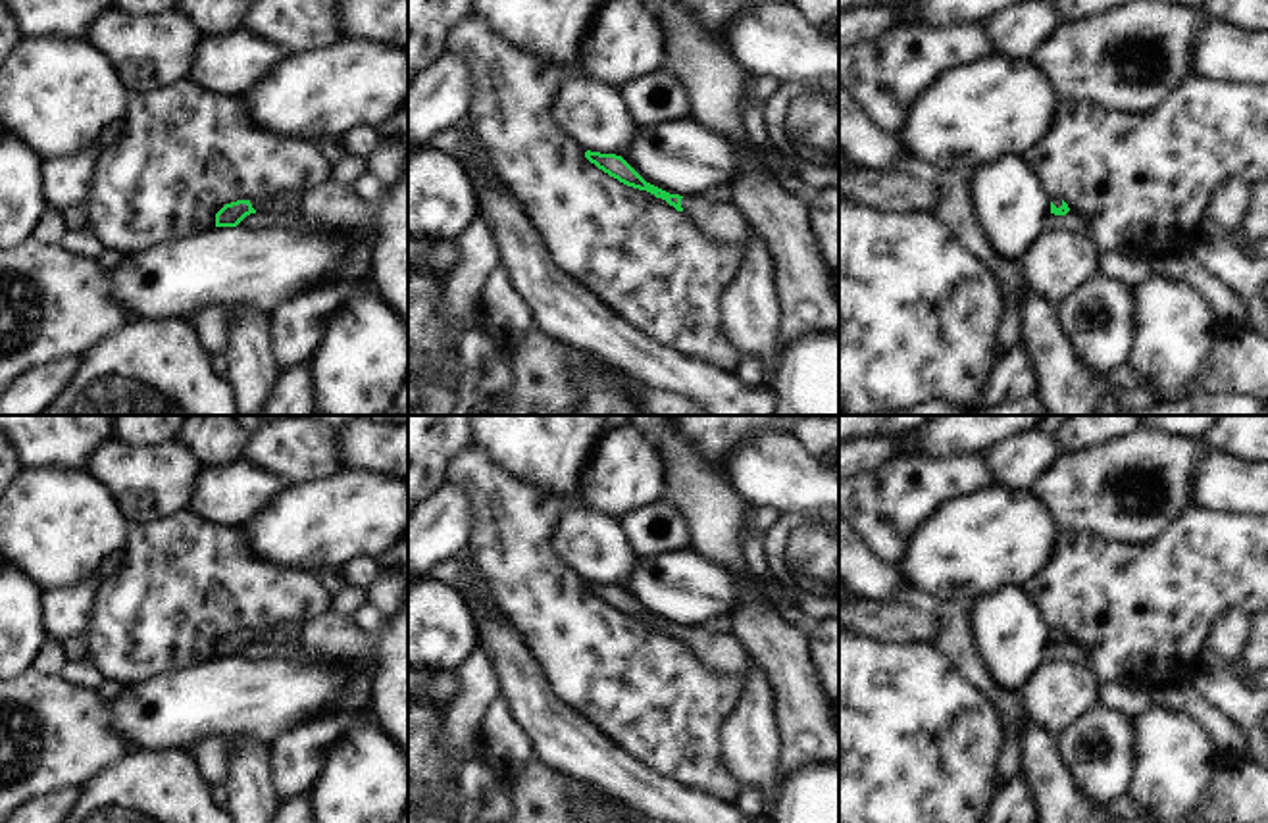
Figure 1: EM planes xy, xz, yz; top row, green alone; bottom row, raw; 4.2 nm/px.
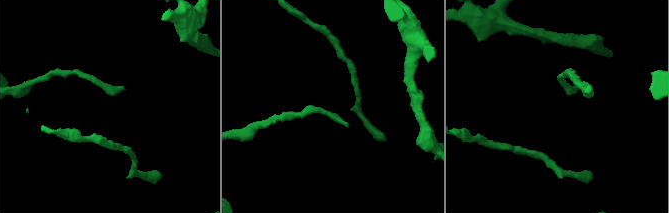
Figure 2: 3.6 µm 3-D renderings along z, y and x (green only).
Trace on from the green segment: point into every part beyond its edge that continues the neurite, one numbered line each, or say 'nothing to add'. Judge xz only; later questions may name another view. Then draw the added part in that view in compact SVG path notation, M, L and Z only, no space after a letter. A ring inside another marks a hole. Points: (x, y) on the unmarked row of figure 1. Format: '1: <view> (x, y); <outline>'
1: xz (722, 654); M704 625L681 629L683 644L693 652L695 660L710 667L710 671L743 679L747 652L733 636L708 633Z

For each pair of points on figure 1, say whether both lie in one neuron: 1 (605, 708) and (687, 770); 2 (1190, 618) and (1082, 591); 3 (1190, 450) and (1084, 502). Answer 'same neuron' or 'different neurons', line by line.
1: same neuron
2: same neuron
3: same neuron

